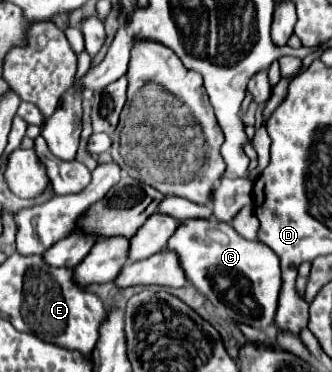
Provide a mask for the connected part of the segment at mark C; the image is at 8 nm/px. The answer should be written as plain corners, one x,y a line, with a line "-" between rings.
184,219
174,235
168,239
166,251
176,253
178,263
202,295
206,295
216,309
230,319
250,323
254,329
266,329
276,315
278,293
282,285
278,255
260,241
248,241
236,233
230,223
216,219

